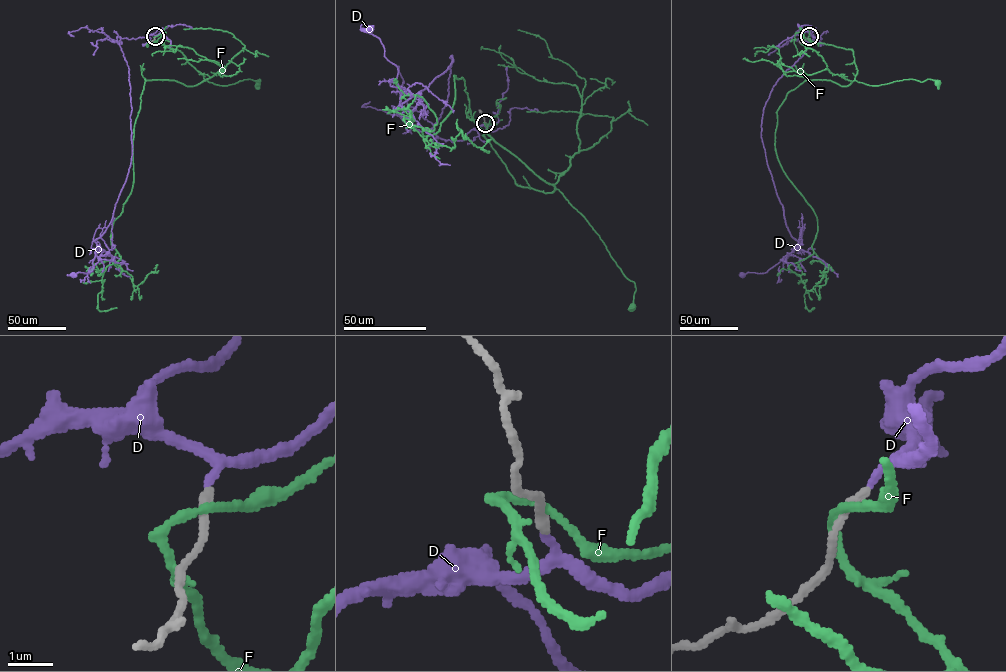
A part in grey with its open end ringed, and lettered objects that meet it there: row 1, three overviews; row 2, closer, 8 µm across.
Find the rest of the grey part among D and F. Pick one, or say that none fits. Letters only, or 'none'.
D

